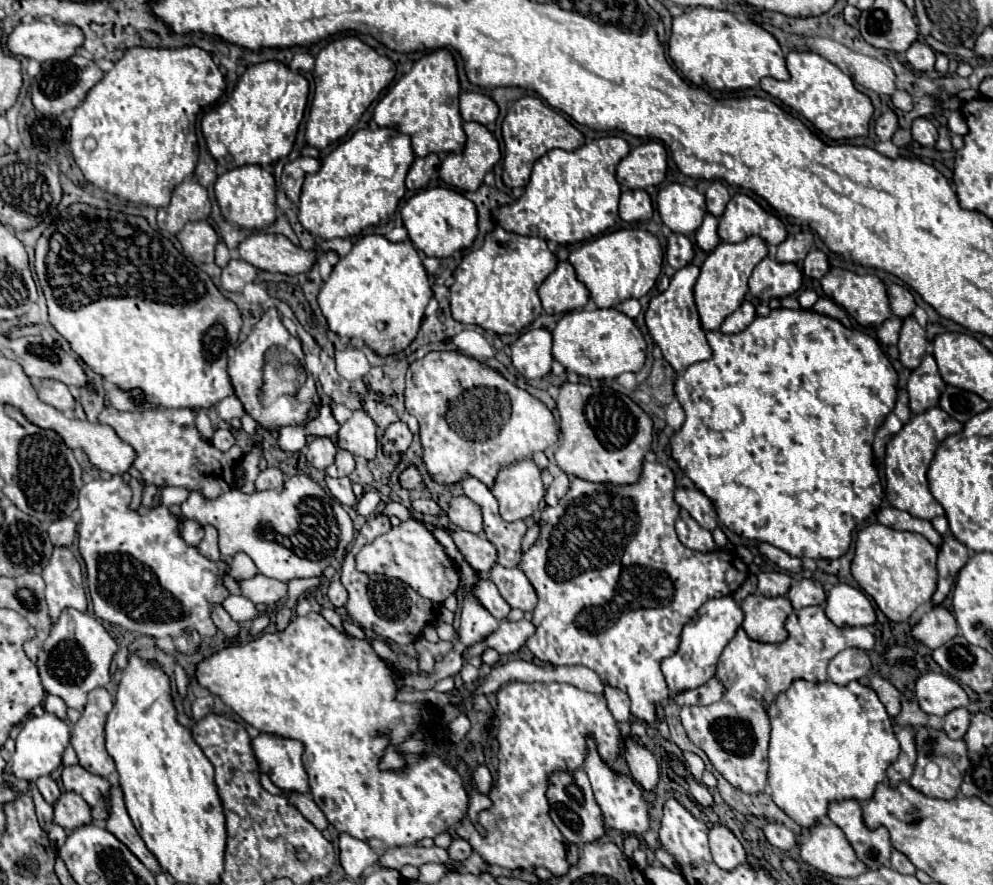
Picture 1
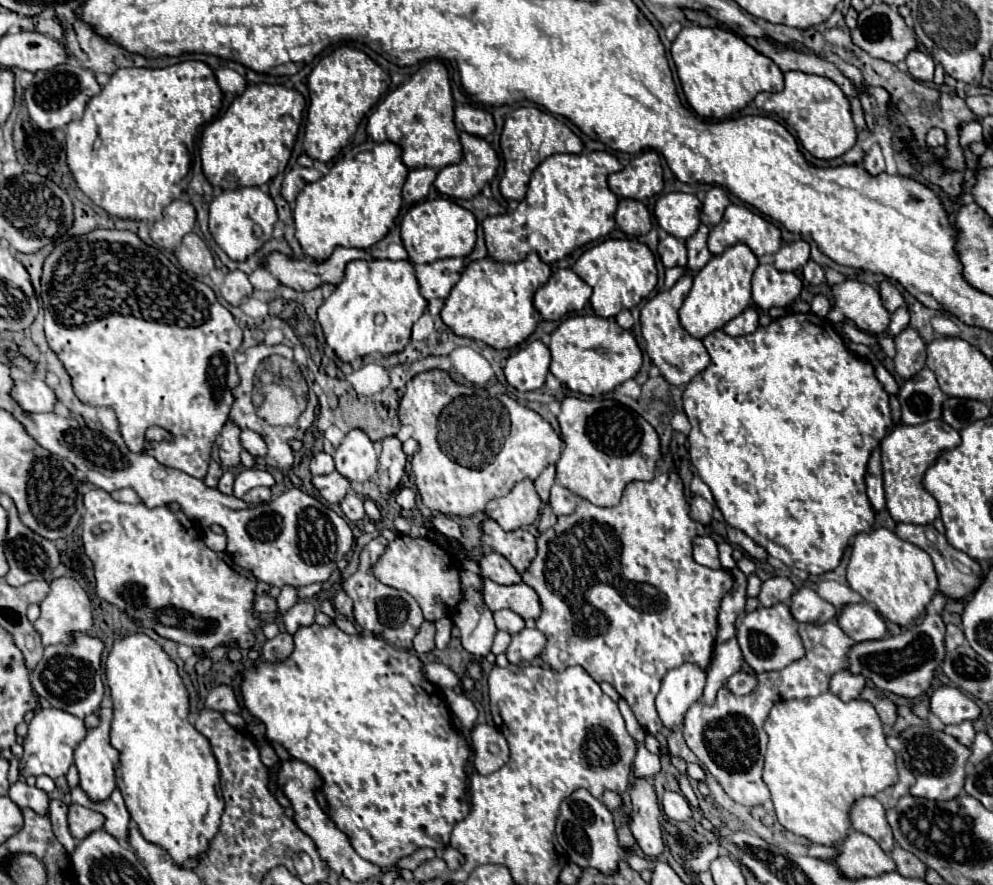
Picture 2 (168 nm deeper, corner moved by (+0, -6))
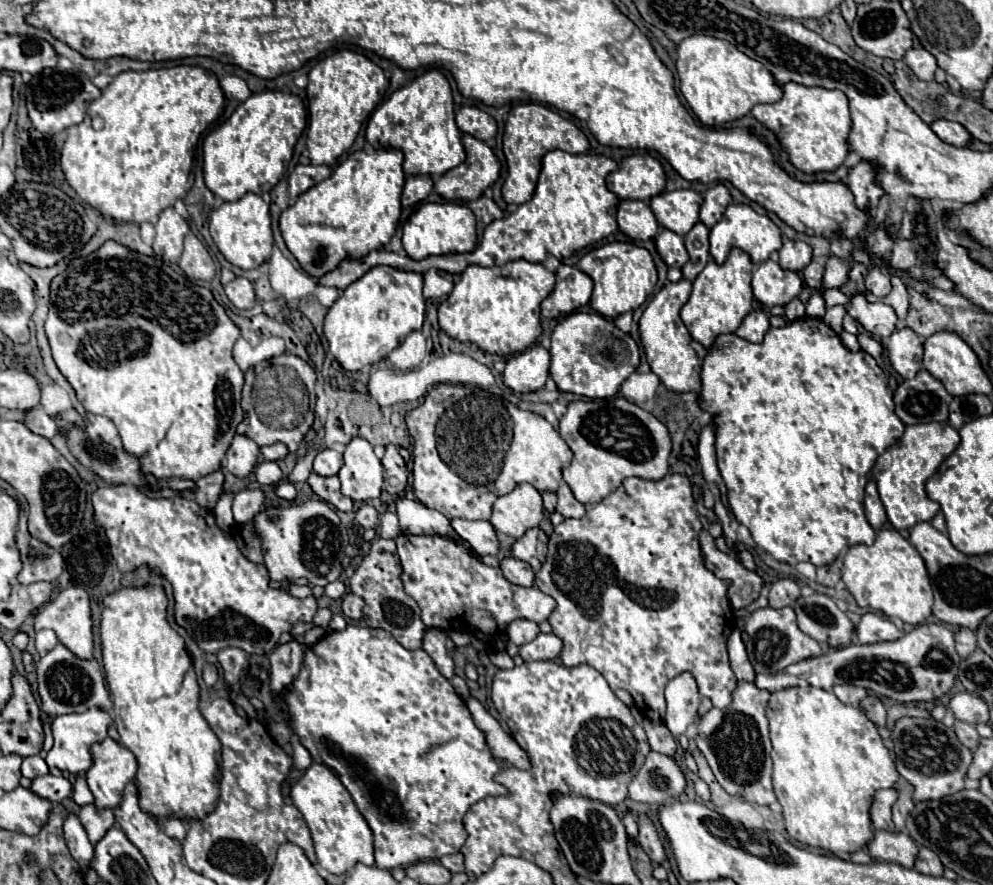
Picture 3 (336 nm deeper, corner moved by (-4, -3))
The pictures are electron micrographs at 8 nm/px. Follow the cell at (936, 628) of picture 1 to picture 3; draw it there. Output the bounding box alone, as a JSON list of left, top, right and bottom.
[954,627,976,657]

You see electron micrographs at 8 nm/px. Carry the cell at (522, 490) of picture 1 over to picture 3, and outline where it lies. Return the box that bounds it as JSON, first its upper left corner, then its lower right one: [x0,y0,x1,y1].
[490,483,544,539]

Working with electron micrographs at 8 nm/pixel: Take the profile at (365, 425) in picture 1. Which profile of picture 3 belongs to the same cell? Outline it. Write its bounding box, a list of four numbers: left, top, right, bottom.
[338,437,384,501]

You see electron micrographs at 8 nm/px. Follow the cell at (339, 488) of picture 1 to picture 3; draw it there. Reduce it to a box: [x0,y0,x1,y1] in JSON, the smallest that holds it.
[356,503,378,529]

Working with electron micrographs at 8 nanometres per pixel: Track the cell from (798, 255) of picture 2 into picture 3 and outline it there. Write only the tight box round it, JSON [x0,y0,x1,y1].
[780,239,812,271]

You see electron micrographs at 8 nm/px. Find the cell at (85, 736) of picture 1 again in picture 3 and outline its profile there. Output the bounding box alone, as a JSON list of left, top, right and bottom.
[86,737,136,809]

